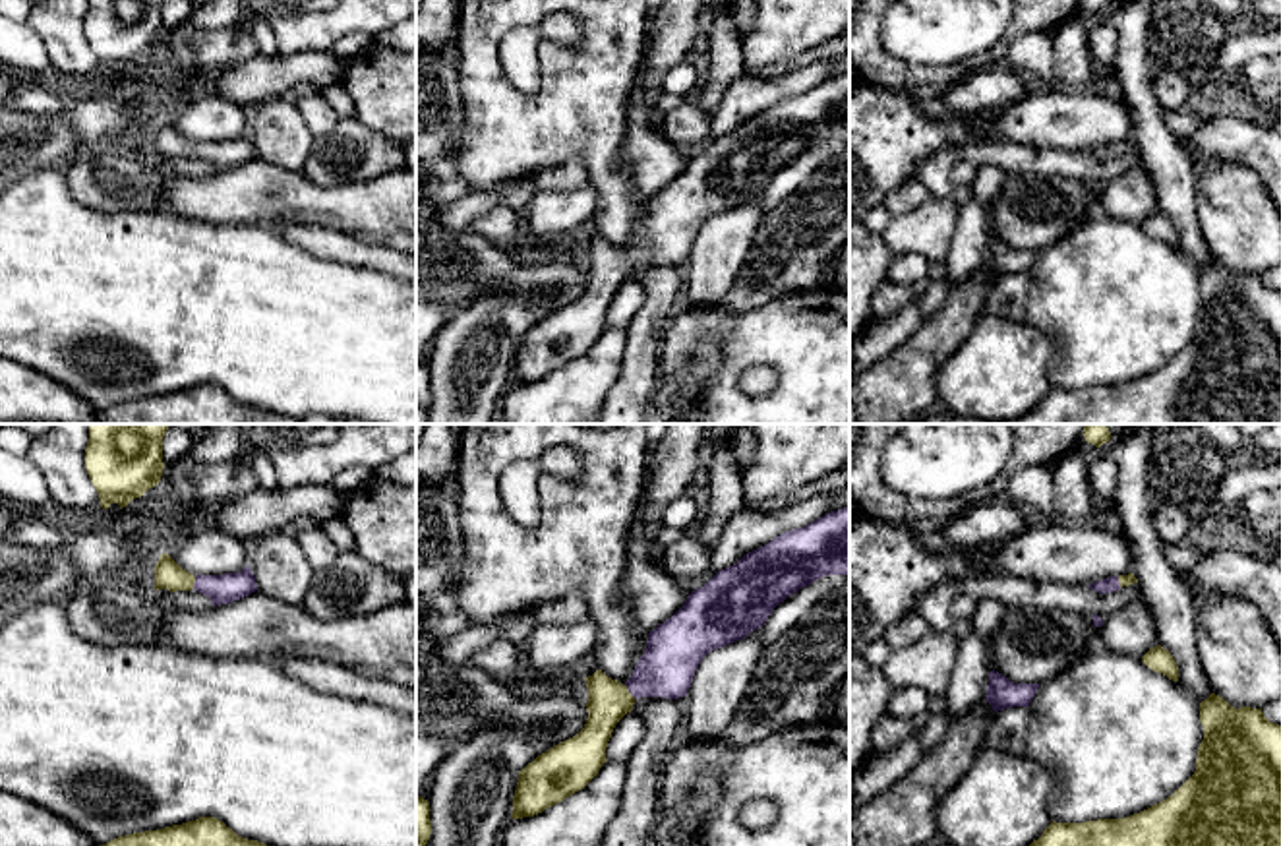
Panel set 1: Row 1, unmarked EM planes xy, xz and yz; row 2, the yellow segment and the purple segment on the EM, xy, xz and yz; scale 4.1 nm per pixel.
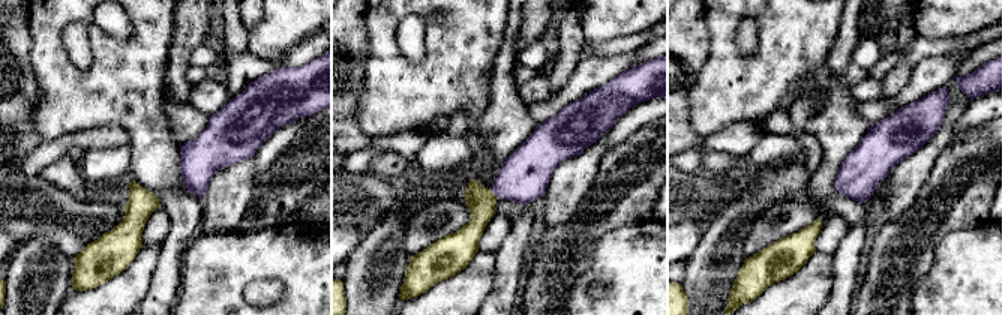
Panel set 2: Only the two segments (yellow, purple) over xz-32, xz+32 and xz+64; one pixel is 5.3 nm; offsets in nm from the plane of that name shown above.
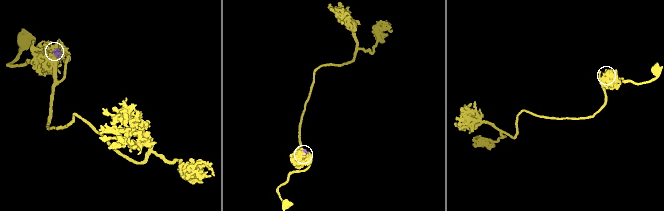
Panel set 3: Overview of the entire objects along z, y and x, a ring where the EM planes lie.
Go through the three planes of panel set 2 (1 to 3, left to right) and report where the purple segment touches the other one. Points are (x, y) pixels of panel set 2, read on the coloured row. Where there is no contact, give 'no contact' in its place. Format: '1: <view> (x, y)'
1: no contact
2: xz+32 (494, 195)
3: no contact

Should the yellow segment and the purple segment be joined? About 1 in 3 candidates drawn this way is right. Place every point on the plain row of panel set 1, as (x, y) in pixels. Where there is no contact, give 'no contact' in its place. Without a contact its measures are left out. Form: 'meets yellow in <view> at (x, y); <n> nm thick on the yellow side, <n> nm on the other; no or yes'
meets yellow in xy at (194, 148); 120 nm thick on the yellow side, 130 nm on the other; yes

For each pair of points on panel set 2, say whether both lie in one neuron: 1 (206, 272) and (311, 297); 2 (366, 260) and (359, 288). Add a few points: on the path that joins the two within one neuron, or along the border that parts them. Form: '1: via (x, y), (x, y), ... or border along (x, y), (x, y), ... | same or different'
1: via (231, 267), (281, 267), (285, 272) | same
2: via (363, 267), (363, 281) | same

